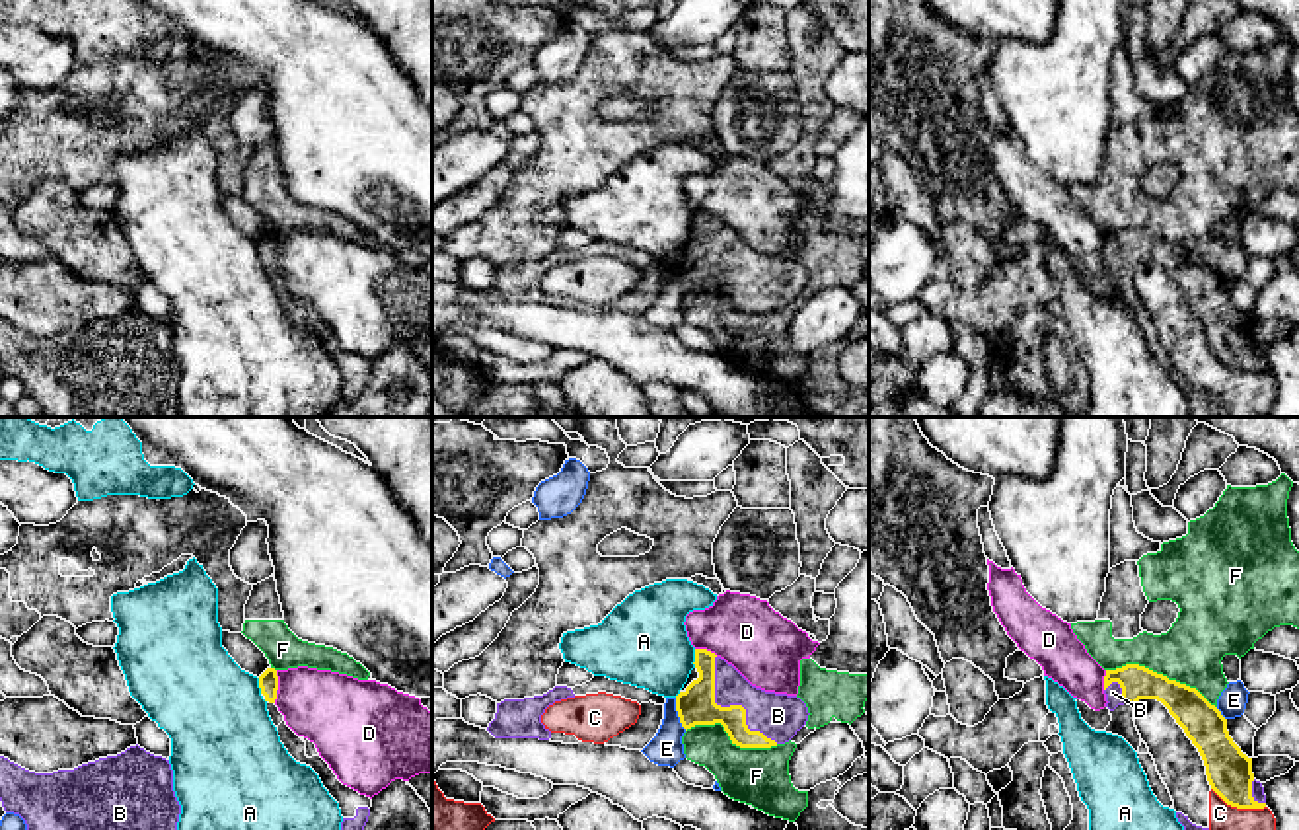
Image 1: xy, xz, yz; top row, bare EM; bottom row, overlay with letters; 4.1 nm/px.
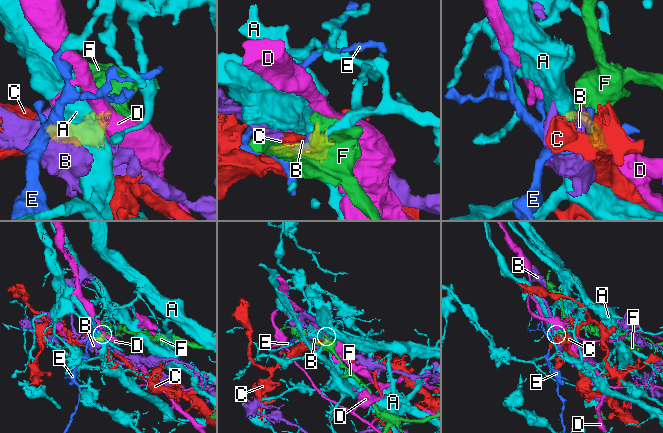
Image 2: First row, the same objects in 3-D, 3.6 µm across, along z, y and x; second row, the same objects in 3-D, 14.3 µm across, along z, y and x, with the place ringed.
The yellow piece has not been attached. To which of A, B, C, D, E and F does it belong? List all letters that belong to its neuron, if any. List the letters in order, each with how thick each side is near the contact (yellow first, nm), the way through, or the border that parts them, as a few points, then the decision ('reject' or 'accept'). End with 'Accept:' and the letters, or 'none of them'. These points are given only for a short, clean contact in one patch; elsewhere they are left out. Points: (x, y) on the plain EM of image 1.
A: 160 nm thick on the yellow side, 360 nm on the other; border along xz (696, 213), (694, 230); reject
B: 160 nm thick on the yellow side, 190 nm on the other; accept
C: 190 nm thick on the yellow side, 220 nm on the other; reject
D: 160 nm thick on the yellow side, 300 nm on the other; border along xz (696, 211), (705, 211), (717, 219); reject
E: 160 nm thick on the yellow side, 140 nm on the other; reject
F: 160 nm thick on the yellow side, 260 nm on the other; reject
Accept: B

